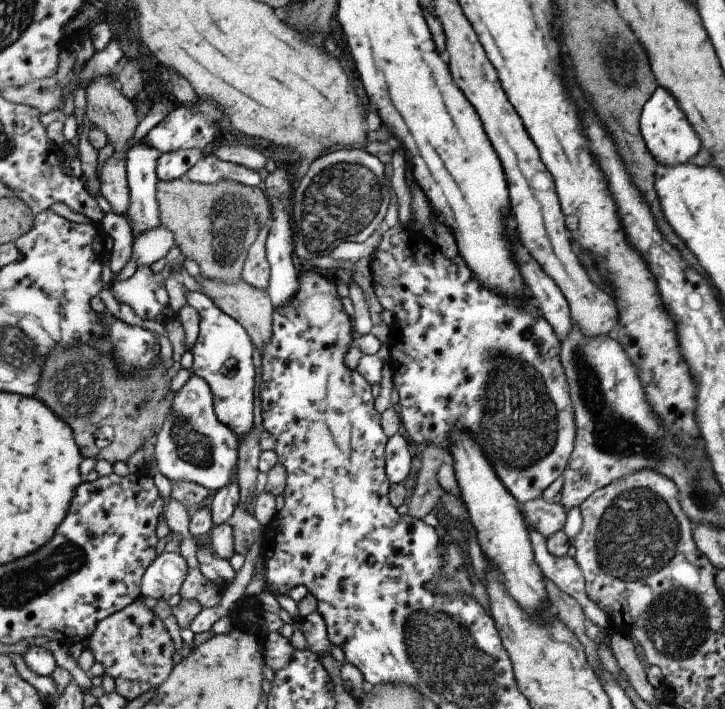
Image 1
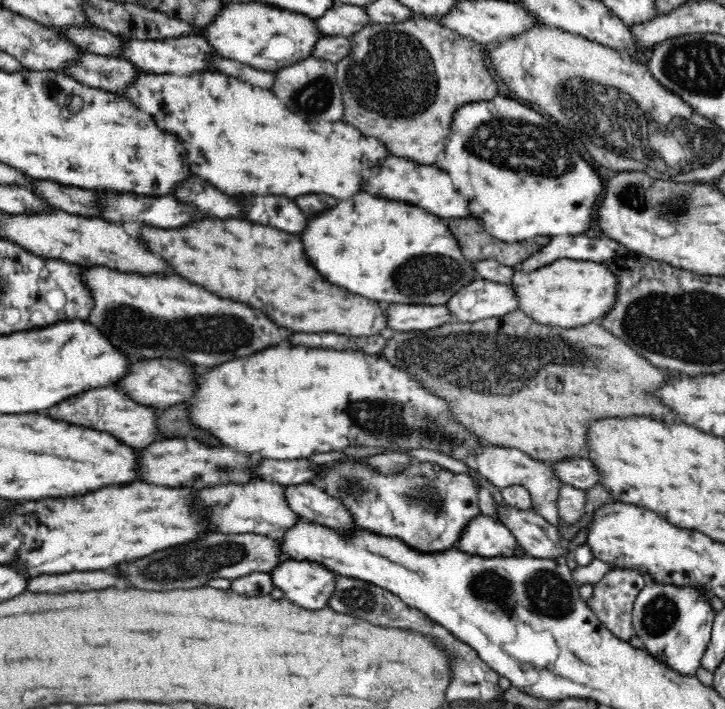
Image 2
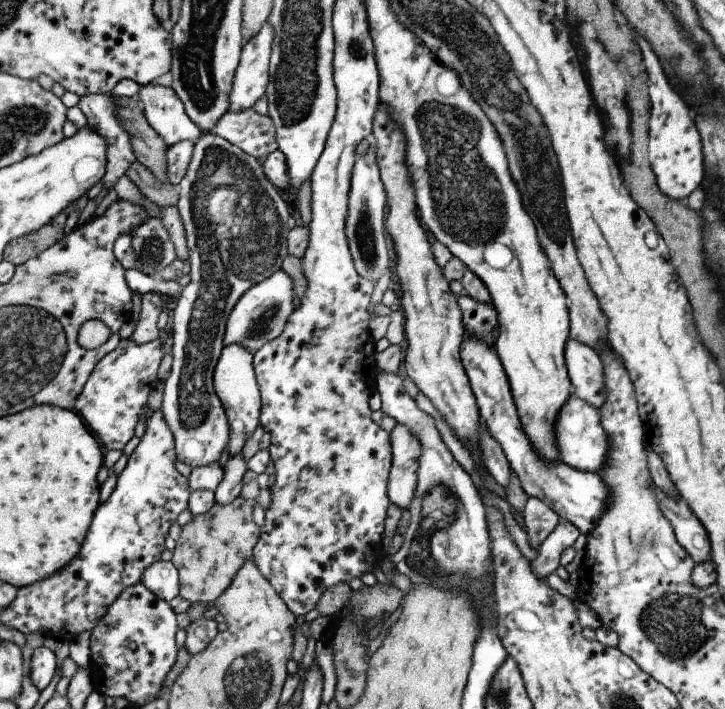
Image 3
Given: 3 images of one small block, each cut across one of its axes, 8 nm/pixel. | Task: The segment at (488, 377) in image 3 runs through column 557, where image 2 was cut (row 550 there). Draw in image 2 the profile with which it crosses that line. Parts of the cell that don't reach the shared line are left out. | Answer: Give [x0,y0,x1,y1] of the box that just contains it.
[458,514,518,558]

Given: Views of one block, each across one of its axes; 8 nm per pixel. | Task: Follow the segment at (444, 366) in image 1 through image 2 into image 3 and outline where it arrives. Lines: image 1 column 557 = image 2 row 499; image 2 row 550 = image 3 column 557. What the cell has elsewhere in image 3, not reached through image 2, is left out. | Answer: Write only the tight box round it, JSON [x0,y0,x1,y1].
[555,392,611,474]

